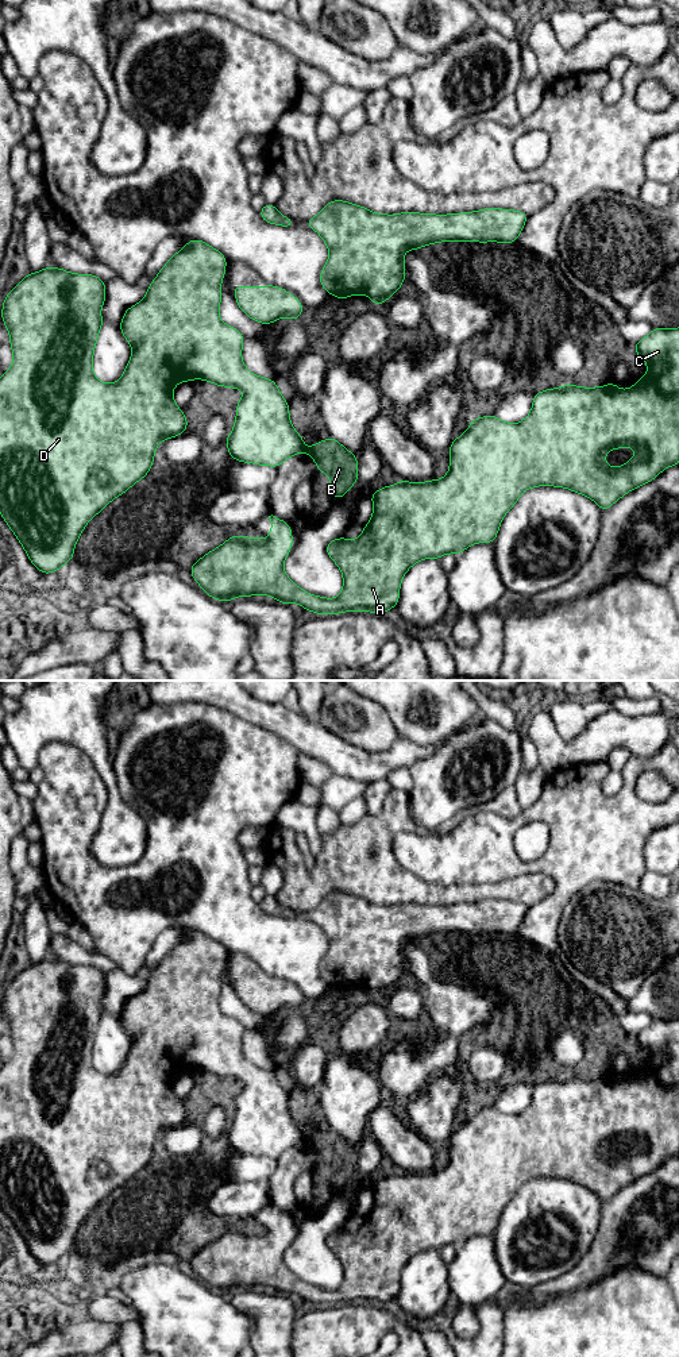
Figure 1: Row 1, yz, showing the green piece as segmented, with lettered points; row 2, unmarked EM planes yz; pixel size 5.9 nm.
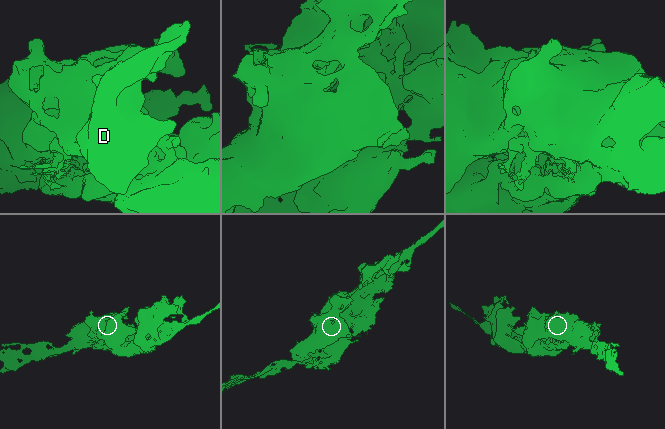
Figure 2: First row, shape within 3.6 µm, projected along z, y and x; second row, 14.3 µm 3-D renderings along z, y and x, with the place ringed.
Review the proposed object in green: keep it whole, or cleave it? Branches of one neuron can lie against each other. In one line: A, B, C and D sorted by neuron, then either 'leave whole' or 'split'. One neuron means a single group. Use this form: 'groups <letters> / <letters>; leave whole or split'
groups A C D / B; split

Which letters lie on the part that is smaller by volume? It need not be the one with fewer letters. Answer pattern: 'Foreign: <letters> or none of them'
Foreign: B

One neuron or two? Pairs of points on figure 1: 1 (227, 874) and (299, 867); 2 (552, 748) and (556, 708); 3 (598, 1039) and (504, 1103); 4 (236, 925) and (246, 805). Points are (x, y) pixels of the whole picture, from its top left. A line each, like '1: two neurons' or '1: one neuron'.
1: two neurons
2: two neurons
3: two neurons
4: one neuron

